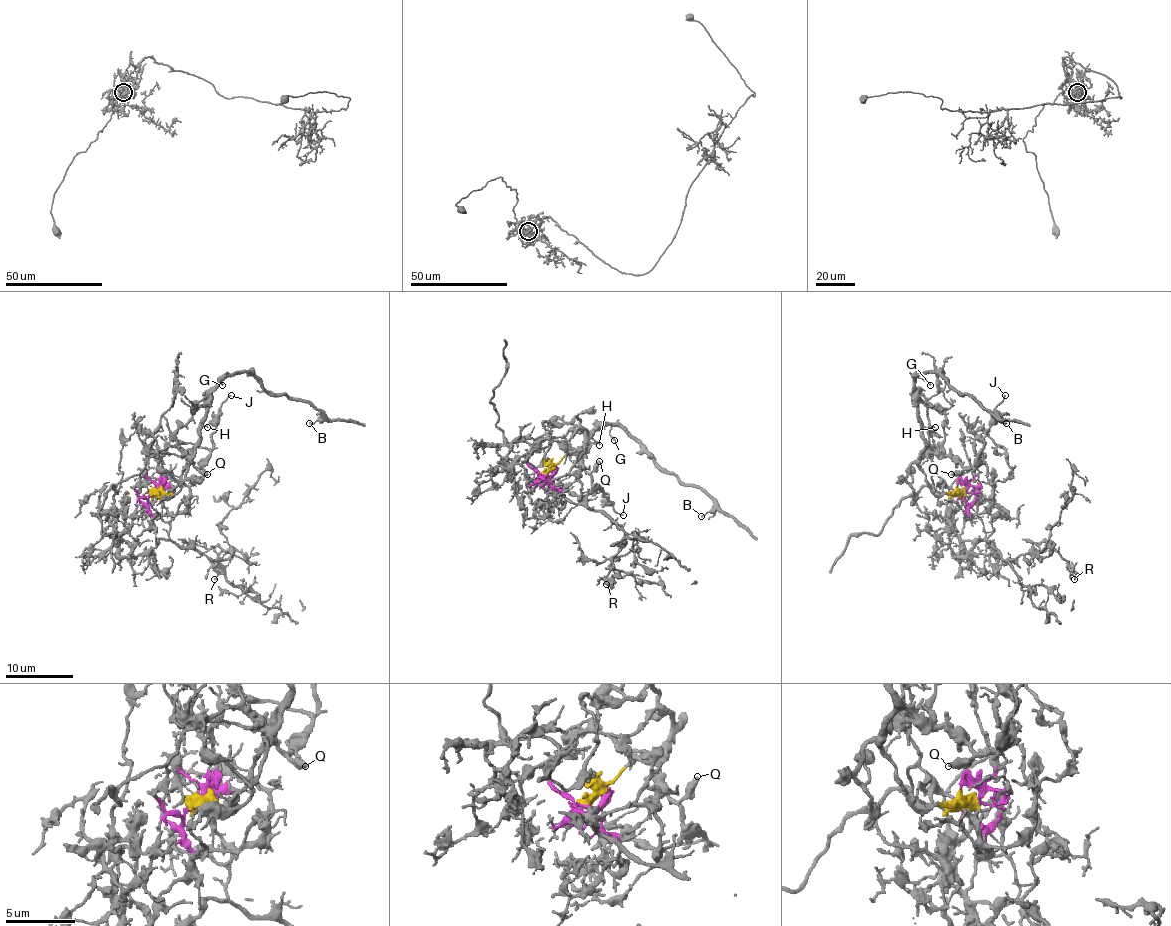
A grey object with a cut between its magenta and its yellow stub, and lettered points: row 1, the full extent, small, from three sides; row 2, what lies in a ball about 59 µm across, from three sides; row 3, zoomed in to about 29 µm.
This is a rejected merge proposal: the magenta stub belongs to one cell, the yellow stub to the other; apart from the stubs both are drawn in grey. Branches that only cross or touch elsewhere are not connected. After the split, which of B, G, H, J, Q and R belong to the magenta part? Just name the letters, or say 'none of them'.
R

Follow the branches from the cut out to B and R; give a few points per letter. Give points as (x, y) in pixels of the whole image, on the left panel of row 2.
B: (153, 493), (173, 495), (207, 395), (226, 378), (248, 372), (266, 390), (307, 400), (321, 412), (309, 422)
R: (153, 493), (135, 490), (138, 475), (116, 488), (116, 551), (165, 539), (226, 559), (221, 547), (214, 580)

